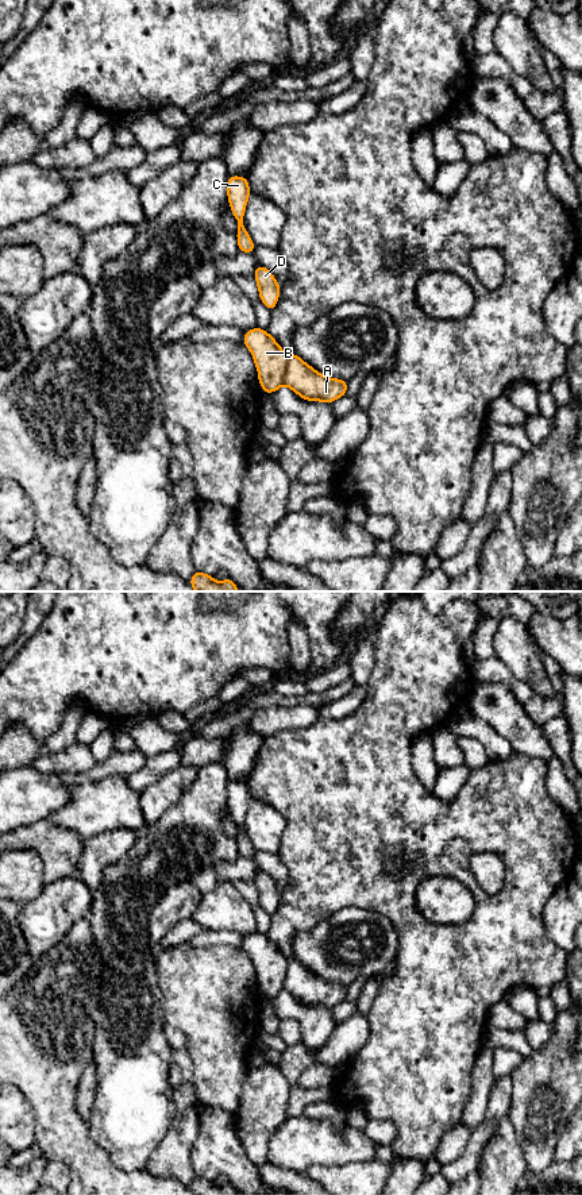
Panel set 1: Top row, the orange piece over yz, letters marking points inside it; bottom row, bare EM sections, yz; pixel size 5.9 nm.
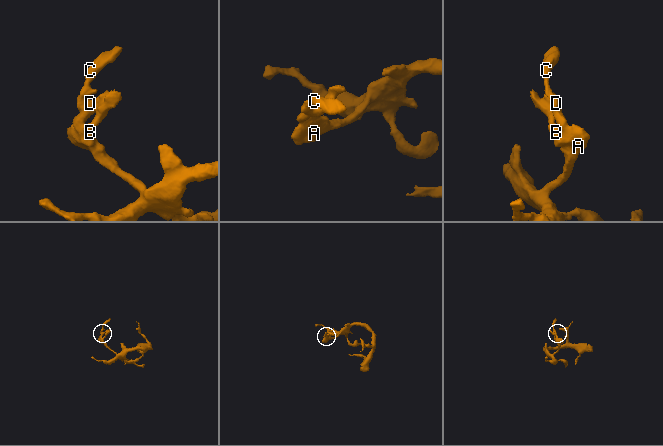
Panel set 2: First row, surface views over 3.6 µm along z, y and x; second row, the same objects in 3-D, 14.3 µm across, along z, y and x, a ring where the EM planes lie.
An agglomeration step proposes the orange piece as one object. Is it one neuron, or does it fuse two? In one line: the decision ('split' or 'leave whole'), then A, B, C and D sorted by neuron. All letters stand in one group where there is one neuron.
split | A C D / B

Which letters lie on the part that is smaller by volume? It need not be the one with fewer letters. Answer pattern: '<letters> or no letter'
B

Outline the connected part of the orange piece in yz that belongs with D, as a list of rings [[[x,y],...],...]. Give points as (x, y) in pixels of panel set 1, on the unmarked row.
[[[257,870],[253,880],[258,891],[261,907],[273,917],[281,899],[281,890],[273,878],[262,870]]]

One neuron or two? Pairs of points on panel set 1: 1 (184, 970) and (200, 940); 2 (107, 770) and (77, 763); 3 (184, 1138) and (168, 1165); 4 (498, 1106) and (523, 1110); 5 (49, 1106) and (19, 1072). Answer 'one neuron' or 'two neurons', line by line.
1: two neurons
2: two neurons
3: one neuron
4: two neurons
5: one neuron

